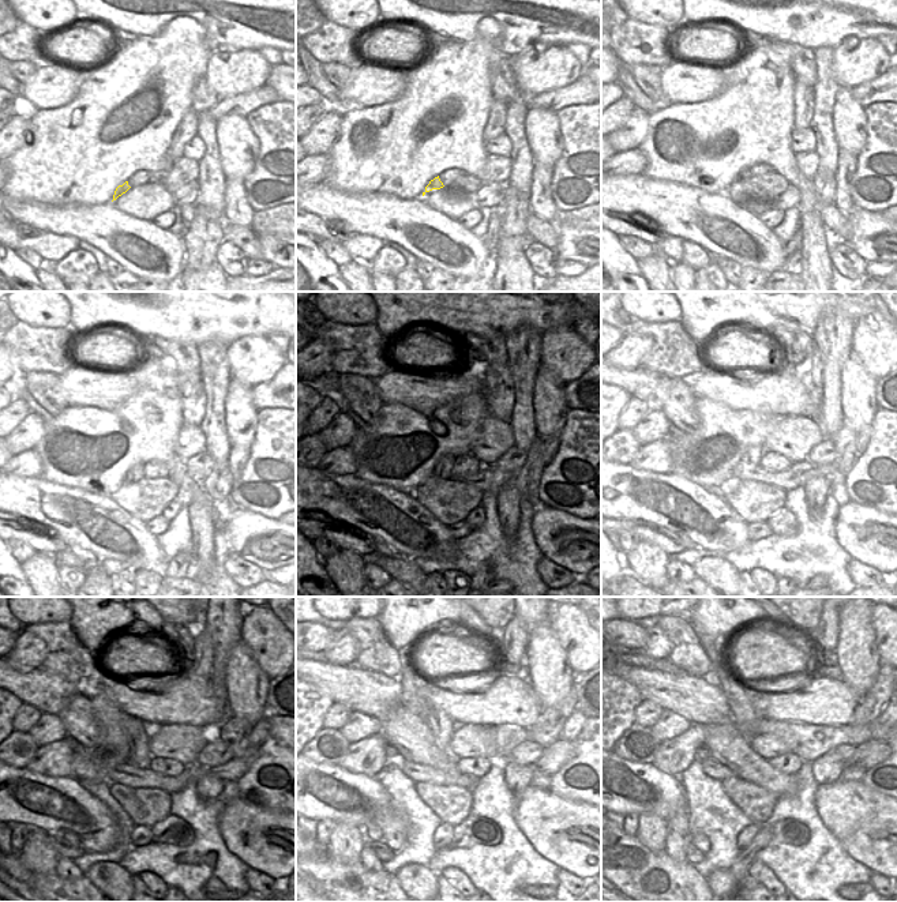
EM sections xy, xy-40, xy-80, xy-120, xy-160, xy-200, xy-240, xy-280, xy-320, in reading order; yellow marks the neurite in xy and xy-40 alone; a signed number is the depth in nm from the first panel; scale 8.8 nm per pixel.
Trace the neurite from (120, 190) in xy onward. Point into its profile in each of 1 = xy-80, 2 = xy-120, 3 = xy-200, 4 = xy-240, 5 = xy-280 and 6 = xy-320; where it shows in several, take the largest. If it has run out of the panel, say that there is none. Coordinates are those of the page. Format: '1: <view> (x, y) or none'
1: xy-80 (745, 173)
2: xy-120 (137, 472)
3: xy-200 (751, 455)
4: xy-240 (141, 756)
5: xy-280 (442, 726)
6: xy-320 (743, 714)

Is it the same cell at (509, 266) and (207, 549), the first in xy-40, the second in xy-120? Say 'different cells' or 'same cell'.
same cell

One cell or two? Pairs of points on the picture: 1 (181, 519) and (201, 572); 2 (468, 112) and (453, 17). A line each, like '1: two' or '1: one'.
1: two
2: two

